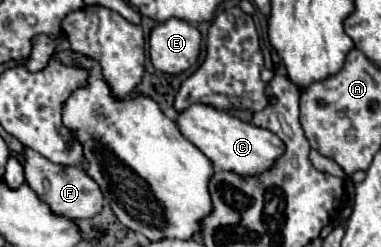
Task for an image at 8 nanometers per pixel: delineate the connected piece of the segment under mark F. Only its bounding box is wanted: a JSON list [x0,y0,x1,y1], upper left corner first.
[25,148,103,218]

